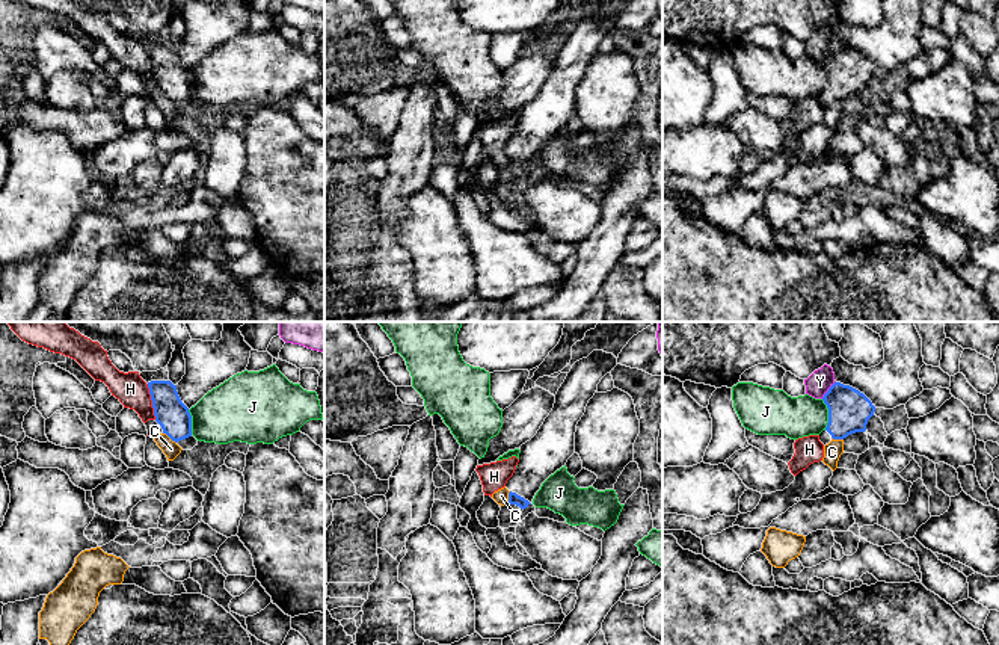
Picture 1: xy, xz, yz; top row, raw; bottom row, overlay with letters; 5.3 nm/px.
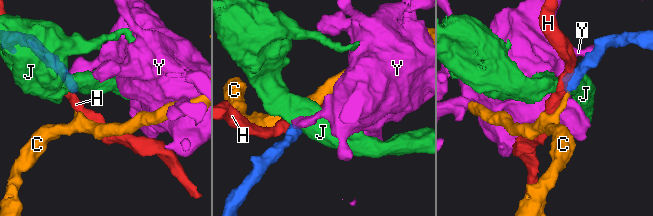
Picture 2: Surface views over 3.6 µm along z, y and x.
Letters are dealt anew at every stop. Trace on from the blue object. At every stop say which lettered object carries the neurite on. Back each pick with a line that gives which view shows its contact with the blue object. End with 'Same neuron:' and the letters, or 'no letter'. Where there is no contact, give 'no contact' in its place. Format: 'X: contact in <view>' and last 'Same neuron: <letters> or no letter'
Same neuron: no letter

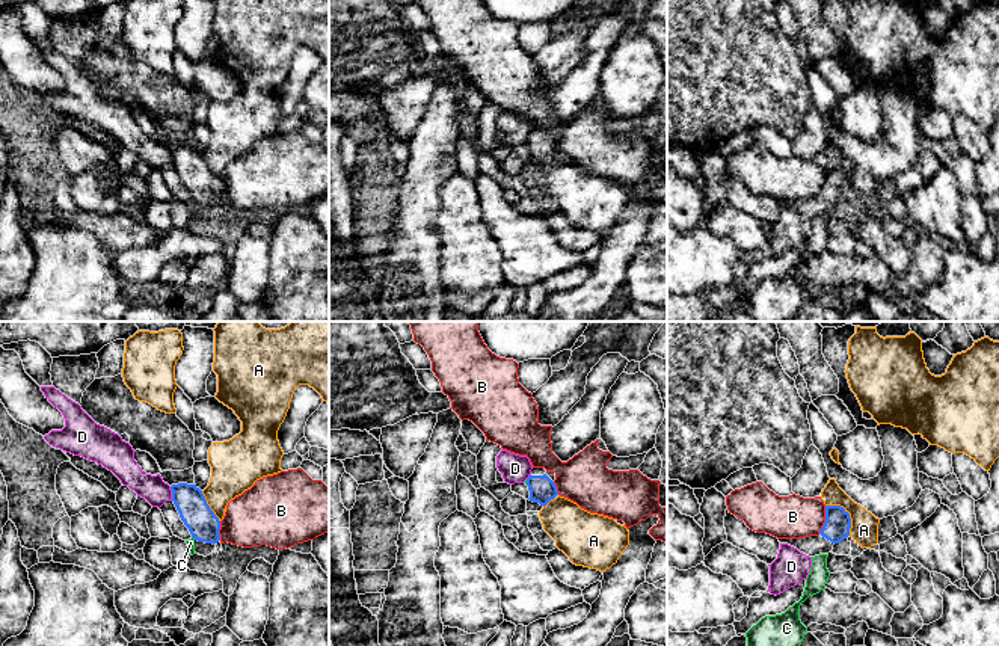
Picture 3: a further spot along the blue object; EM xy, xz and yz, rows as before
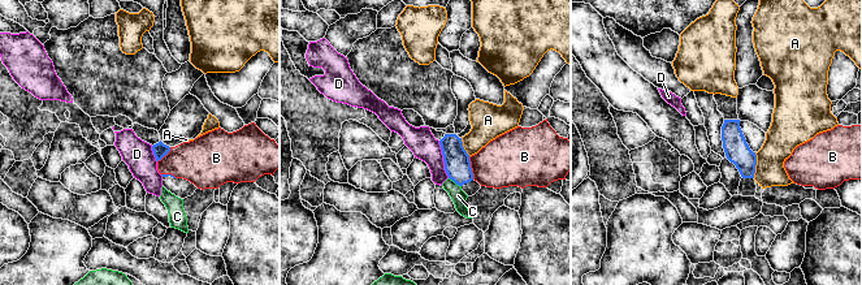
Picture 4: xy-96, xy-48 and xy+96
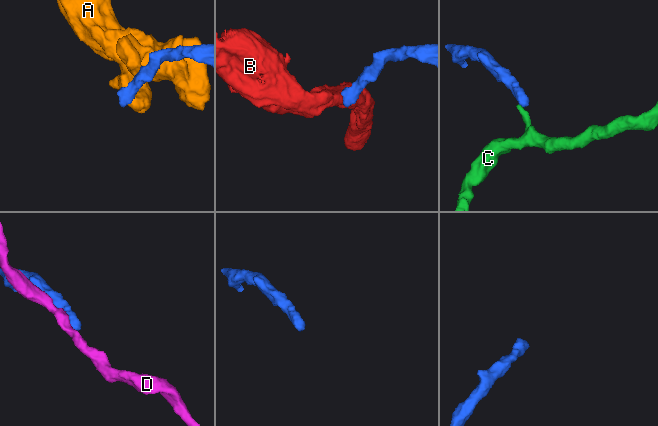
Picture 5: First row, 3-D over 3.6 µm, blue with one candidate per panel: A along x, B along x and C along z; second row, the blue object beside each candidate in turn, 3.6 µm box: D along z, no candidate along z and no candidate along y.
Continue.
Same neuron: no letter

